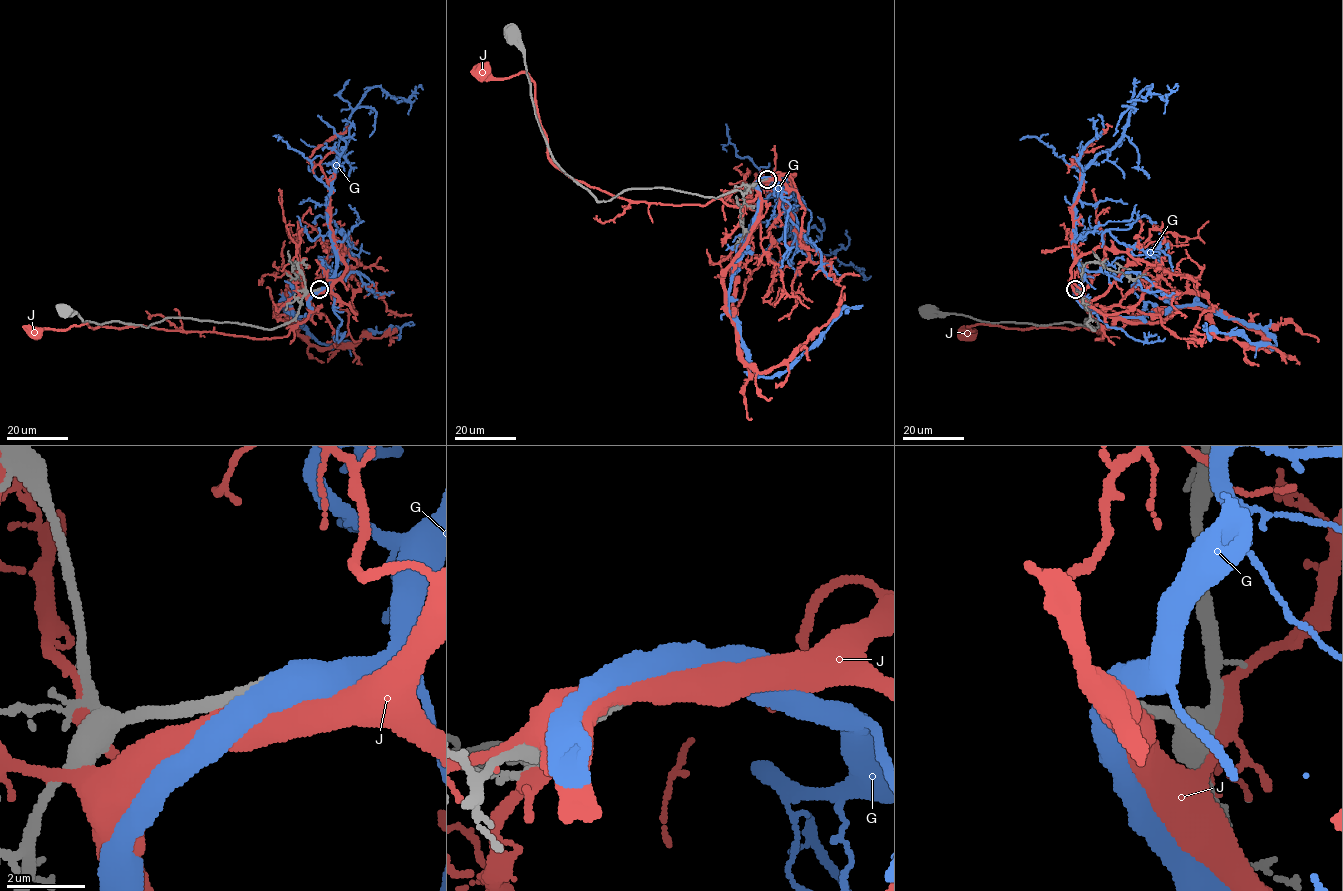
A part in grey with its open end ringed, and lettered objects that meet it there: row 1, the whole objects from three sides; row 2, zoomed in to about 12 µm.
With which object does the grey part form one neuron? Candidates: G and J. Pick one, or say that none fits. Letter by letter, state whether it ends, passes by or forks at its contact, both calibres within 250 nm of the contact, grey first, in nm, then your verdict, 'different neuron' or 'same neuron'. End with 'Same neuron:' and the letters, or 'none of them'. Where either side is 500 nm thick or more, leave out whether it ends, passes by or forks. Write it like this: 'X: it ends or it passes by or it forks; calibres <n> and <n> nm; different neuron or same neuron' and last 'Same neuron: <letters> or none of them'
G: calibres 300 and 550 nm; same neuron
J: calibres 280 and 600 nm; different neuron
Same neuron: G

